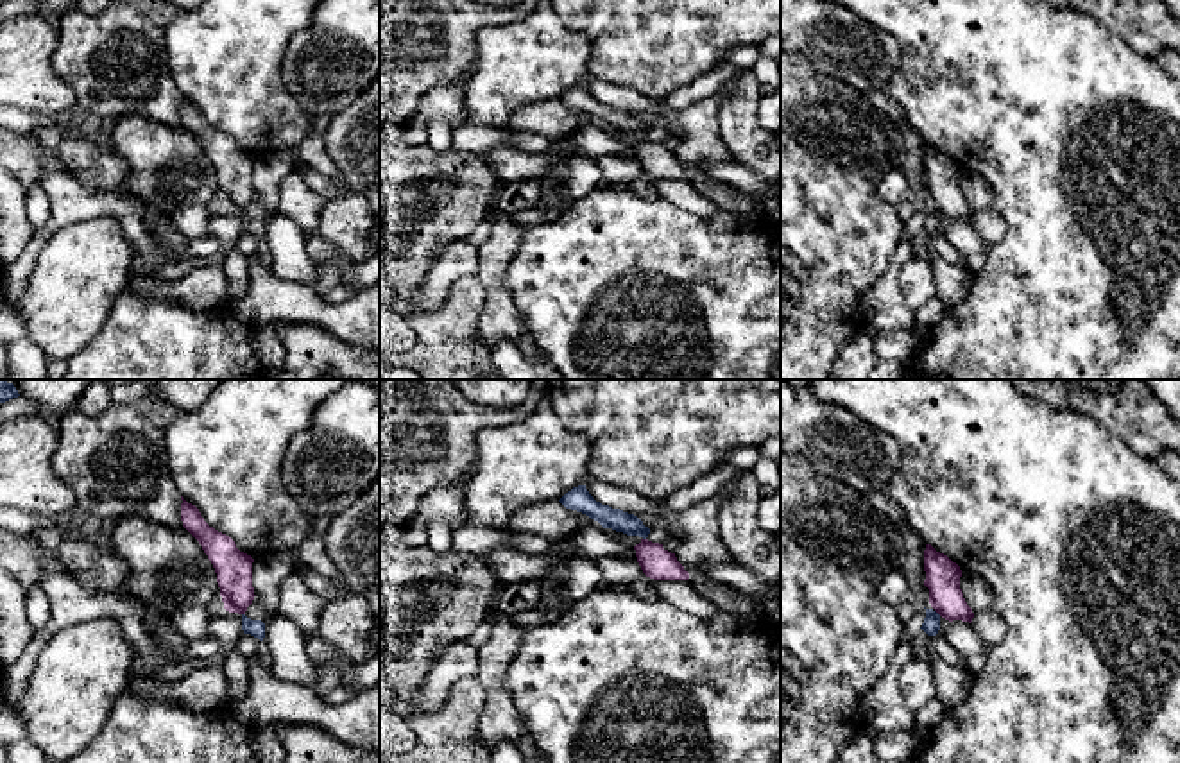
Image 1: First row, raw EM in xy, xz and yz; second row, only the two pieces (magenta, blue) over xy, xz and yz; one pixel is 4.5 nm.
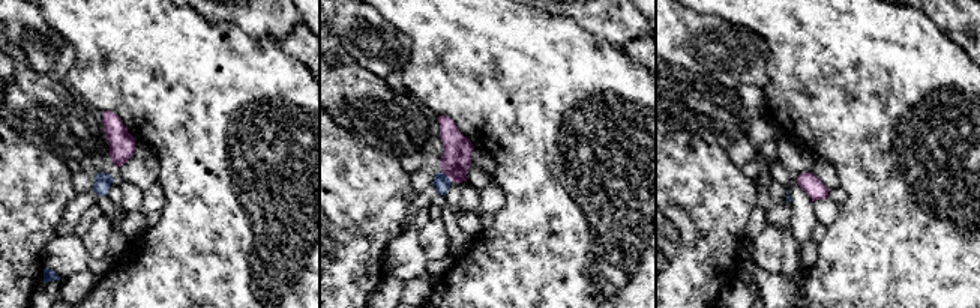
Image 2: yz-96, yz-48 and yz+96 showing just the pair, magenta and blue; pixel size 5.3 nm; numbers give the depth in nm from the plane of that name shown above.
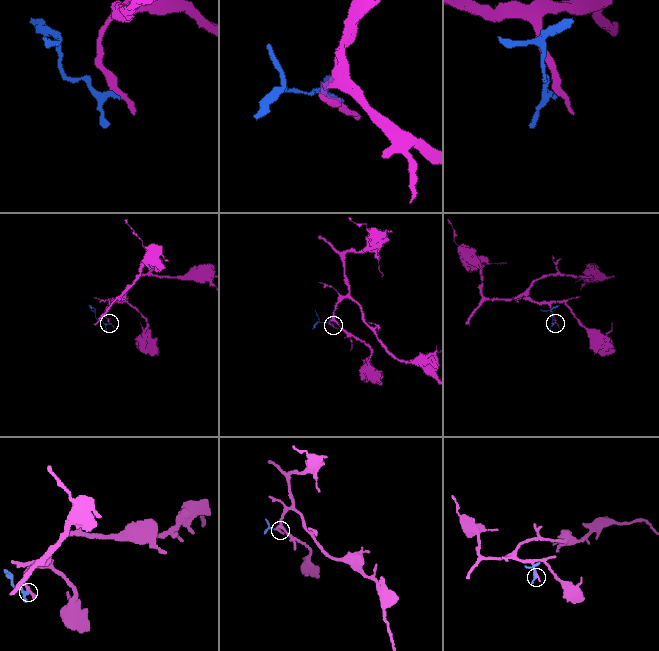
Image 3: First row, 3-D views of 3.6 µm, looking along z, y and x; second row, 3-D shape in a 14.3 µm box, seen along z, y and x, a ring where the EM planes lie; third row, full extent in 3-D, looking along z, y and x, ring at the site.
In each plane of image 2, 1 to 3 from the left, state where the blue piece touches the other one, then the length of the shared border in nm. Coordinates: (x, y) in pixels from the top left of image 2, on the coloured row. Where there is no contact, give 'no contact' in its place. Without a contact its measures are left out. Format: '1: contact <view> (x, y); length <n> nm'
1: no contact
2: contact yz-48 (447, 176); length 80 nm
3: no contact

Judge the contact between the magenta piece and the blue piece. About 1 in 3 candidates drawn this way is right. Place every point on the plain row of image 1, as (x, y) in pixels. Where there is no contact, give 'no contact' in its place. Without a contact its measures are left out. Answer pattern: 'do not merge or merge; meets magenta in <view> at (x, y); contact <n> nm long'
do not merge; meets magenta in yz at (939, 212); contact 40 nm long

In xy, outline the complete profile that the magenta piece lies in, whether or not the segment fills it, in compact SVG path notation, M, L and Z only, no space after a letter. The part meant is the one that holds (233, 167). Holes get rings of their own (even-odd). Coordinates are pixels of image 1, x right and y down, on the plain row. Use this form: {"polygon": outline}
{"polygon": "M183 95L181 99L183 125L199 140L211 159L224 208L245 213L256 195L252 186L254 158L240 150L229 134L209 125L195 104L188 102Z"}

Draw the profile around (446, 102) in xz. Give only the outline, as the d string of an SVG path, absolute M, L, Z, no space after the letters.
M448 84L426 91L417 104L414 118L419 118L426 124L432 118L446 118L455 125L462 124L466 118L466 102L462 86Z

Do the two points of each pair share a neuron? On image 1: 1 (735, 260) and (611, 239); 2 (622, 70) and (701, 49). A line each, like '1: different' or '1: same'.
1: same
2: same

